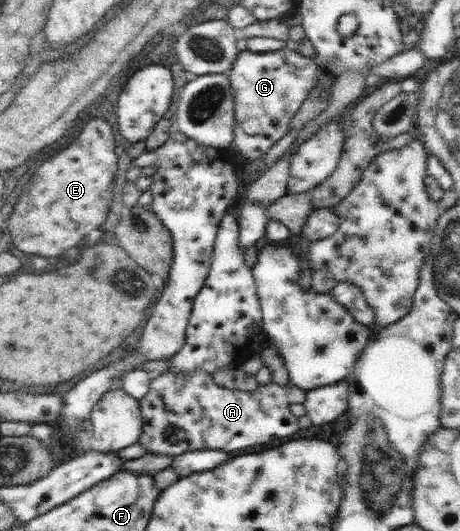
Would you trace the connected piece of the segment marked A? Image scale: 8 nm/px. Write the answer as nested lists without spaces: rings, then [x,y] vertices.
[[[167,370],[151,380],[149,392],[139,399],[144,425],[136,442],[140,442],[146,448],[146,453],[172,456],[204,448],[230,452],[256,444],[272,443],[276,439],[284,439],[299,431],[298,418],[290,411],[290,405],[303,404],[306,401],[306,394],[306,389],[300,389],[290,381],[286,385],[278,385],[271,380],[270,383],[259,384],[256,391],[242,391],[220,387],[214,383],[213,376],[206,371],[182,373],[182,371]]]

